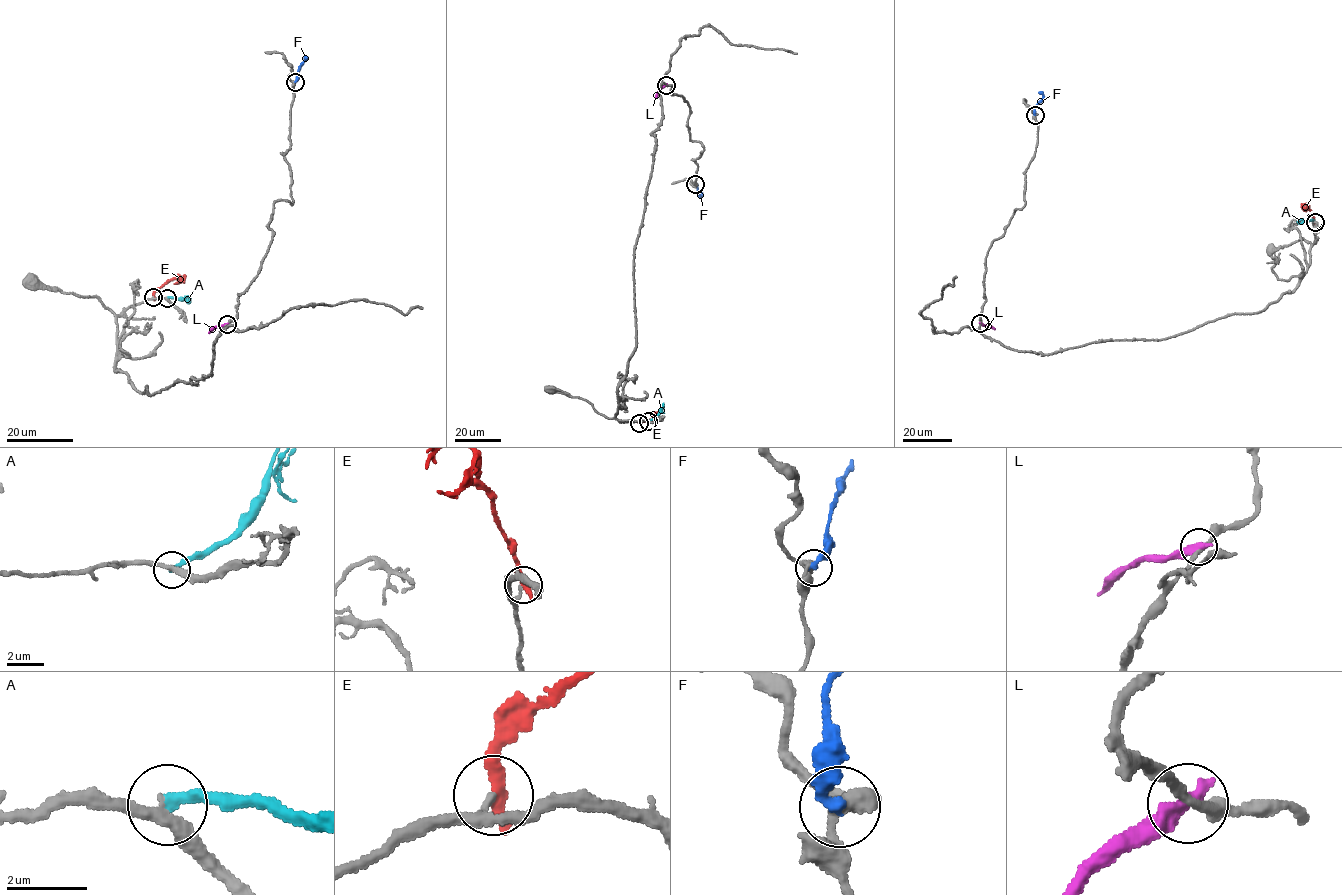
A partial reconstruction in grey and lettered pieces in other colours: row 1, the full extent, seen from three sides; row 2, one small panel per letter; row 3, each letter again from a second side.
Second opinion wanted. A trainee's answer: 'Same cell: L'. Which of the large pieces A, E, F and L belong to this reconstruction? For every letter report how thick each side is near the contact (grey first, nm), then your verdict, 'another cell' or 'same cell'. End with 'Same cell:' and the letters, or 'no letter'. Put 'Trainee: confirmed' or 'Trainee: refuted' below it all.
A: 280/280 nm | another cell
E: 130/420 nm | same cell
F: 360/340 nm | another cell
L: 200/480 nm | another cell
Same cell: E
Trainee: refuted

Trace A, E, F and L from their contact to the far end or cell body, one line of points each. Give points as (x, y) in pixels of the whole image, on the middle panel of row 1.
A: (648, 421), (656, 417), (663, 403)
E: (639, 423), (652, 419), (656, 412)
F: (695, 184), (700, 196), (702, 193)
L: (666, 85), (655, 98)

